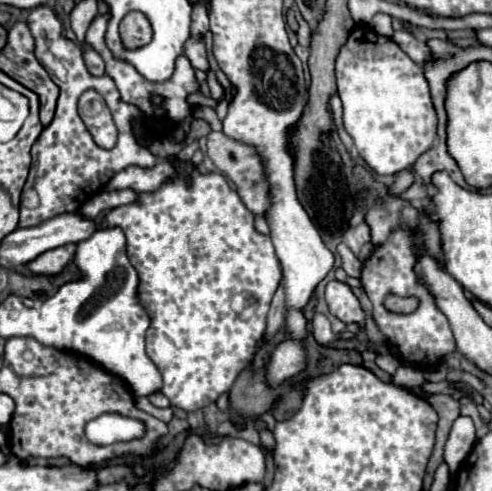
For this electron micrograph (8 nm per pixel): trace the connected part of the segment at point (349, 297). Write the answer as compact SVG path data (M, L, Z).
M338 280L328 282L326 286L326 304L330 308L330 314L340 318L346 324L358 322L360 328L364 330L364 312L360 308L358 298L352 294L348 284L342 284Z

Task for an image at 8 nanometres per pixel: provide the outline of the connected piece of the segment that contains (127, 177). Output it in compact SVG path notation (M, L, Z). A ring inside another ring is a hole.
M158 160L152 168L140 168L140 166L128 166L120 170L106 186L106 190L118 190L118 188L132 188L136 192L150 192L158 190L158 186L168 178L174 176L176 170L170 164L170 160Z

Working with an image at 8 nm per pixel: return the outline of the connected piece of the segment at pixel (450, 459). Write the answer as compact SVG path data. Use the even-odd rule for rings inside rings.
M458 416L452 424L450 438L444 448L444 460L450 466L450 472L458 472L460 464L468 458L472 446L476 442L476 430L470 416Z

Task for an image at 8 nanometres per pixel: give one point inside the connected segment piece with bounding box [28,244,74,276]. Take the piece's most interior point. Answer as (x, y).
(53, 261)

